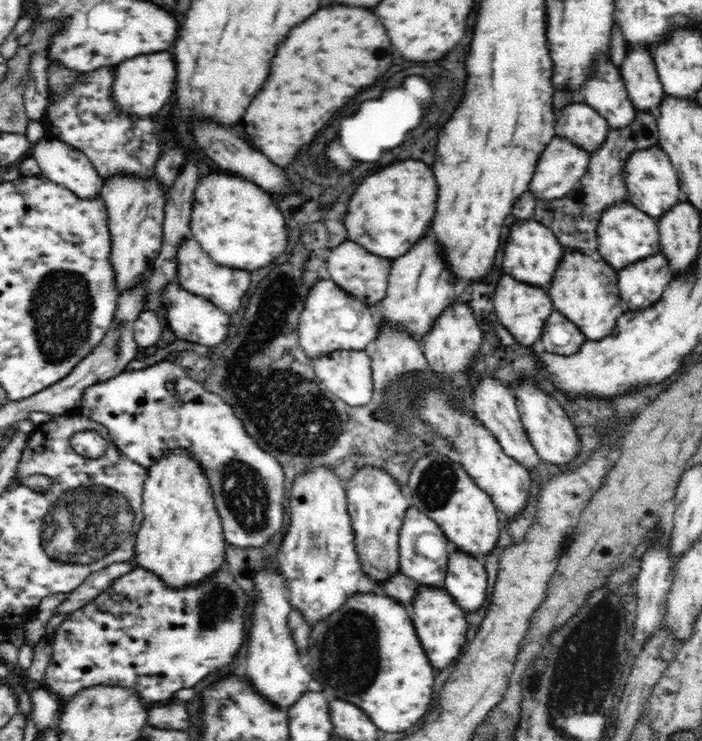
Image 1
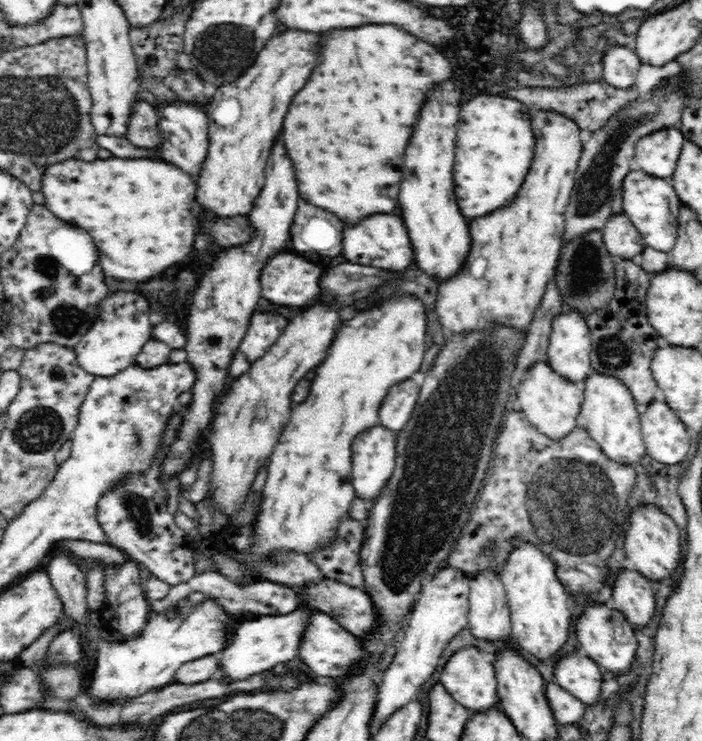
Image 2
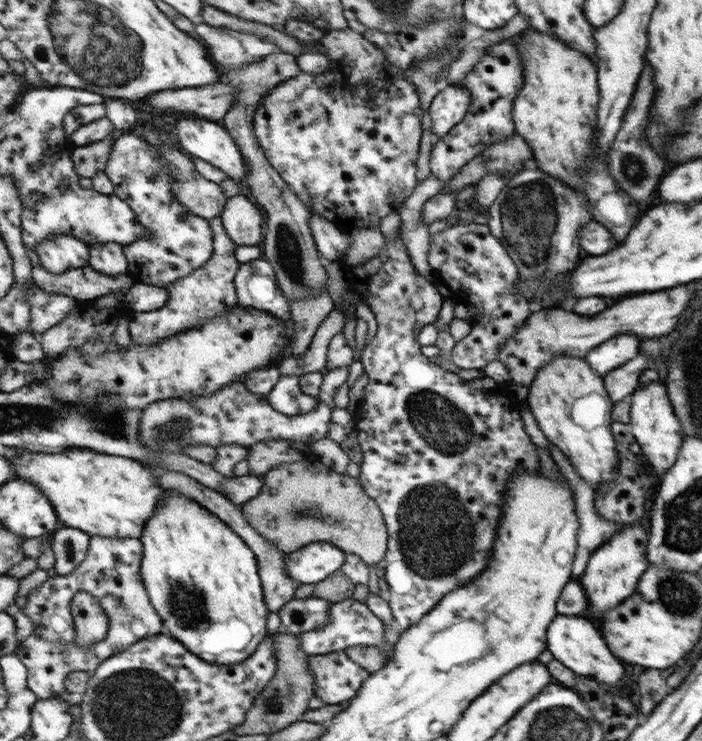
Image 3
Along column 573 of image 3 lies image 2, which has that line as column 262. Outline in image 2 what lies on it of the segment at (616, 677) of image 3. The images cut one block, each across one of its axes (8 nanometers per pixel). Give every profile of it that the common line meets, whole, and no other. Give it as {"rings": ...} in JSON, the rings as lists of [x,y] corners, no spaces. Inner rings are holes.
{"rings":[[[302,606],[296,612],[290,612],[288,616],[253,616],[239,621],[227,643],[226,648],[220,652],[218,670],[223,680],[227,682],[240,682],[248,680],[254,674],[266,672],[274,668],[276,664],[290,662],[296,658],[300,634],[304,624],[308,622],[310,612],[302,610]]]}

